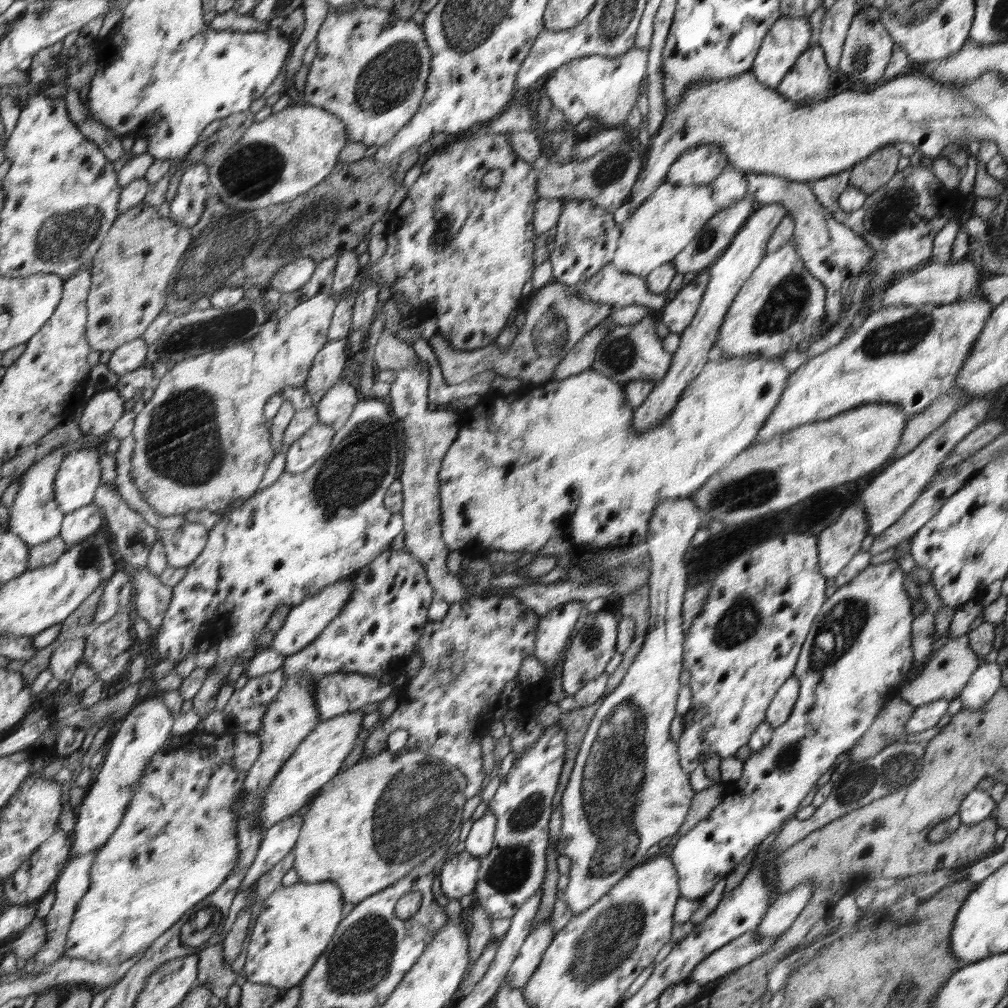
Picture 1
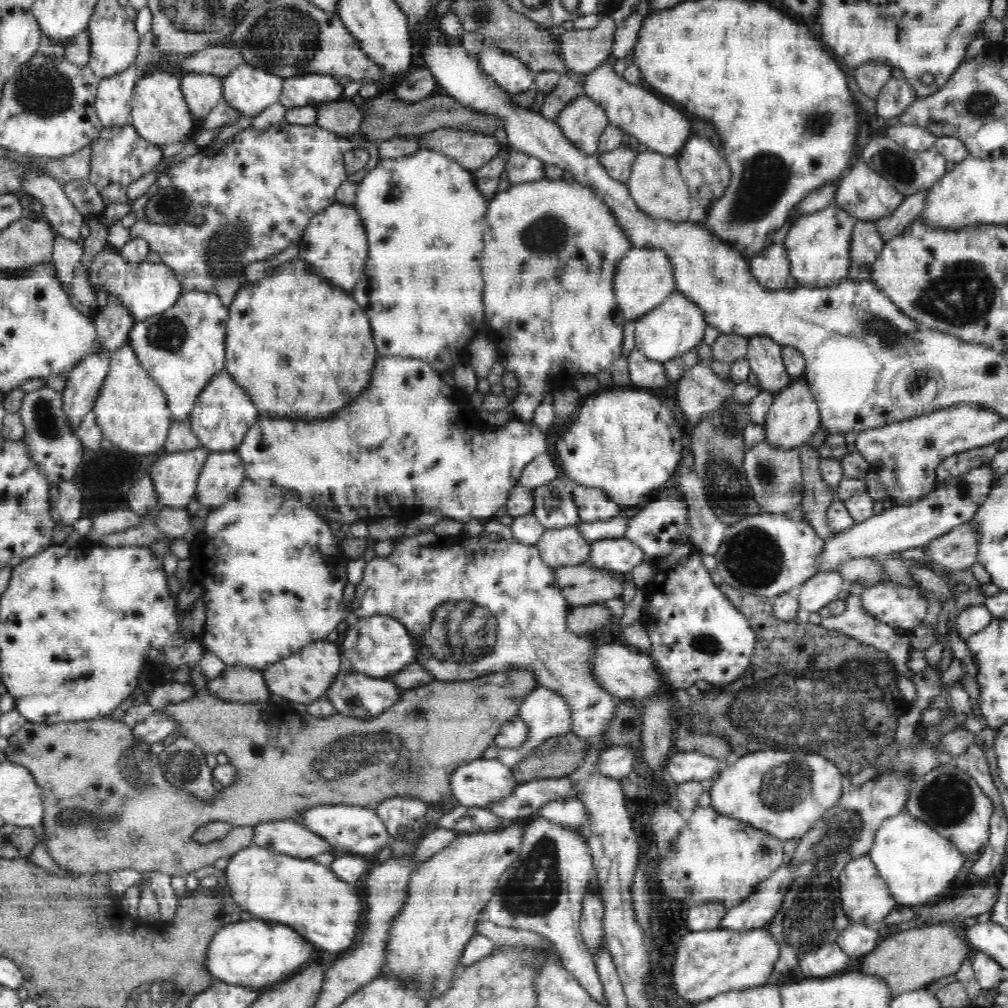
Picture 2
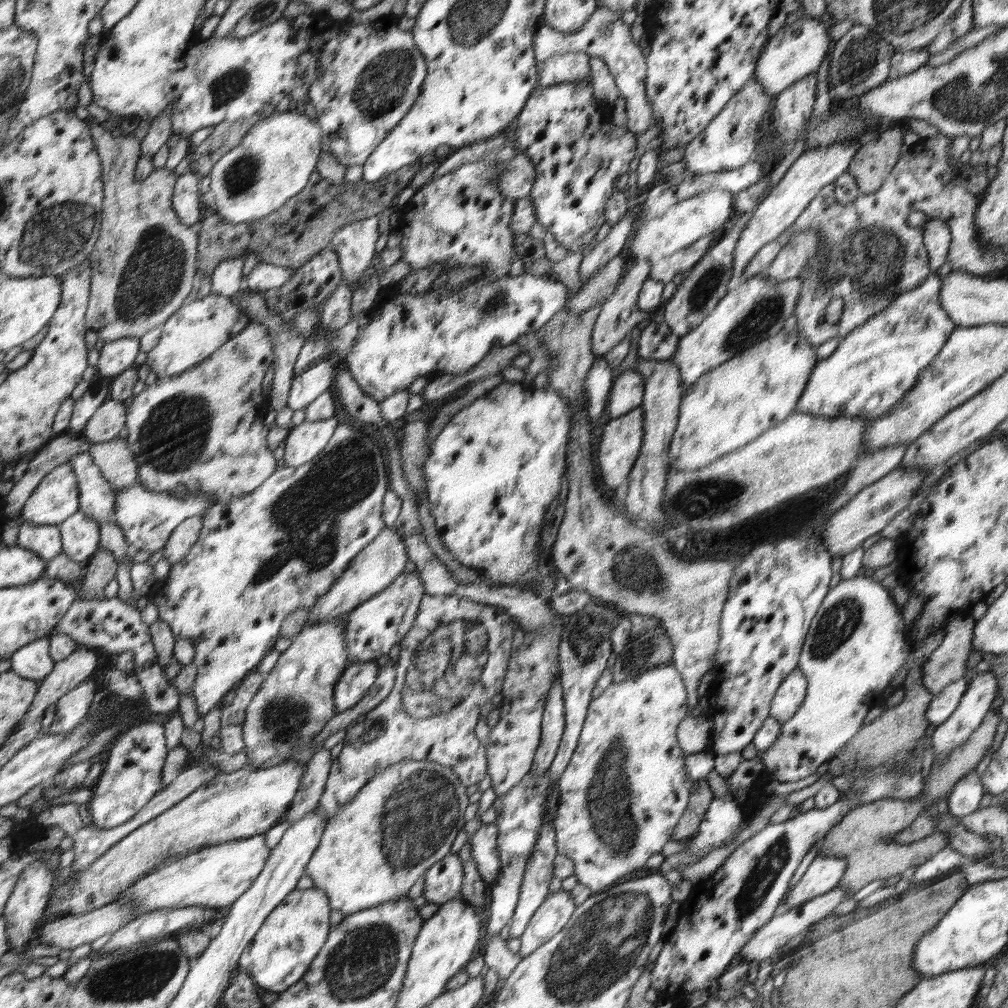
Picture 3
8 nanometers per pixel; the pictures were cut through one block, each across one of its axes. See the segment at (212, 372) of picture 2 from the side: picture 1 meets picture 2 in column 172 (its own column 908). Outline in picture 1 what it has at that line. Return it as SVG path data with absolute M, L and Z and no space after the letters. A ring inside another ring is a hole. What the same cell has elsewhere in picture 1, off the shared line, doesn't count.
M981 293L952 304L926 303L920 308L884 308L872 312L861 327L846 334L839 344L810 358L793 372L778 406L763 424L754 443L763 443L803 424L832 419L866 403L902 405L908 418L914 417L956 384L969 350L994 308L994 302Z

